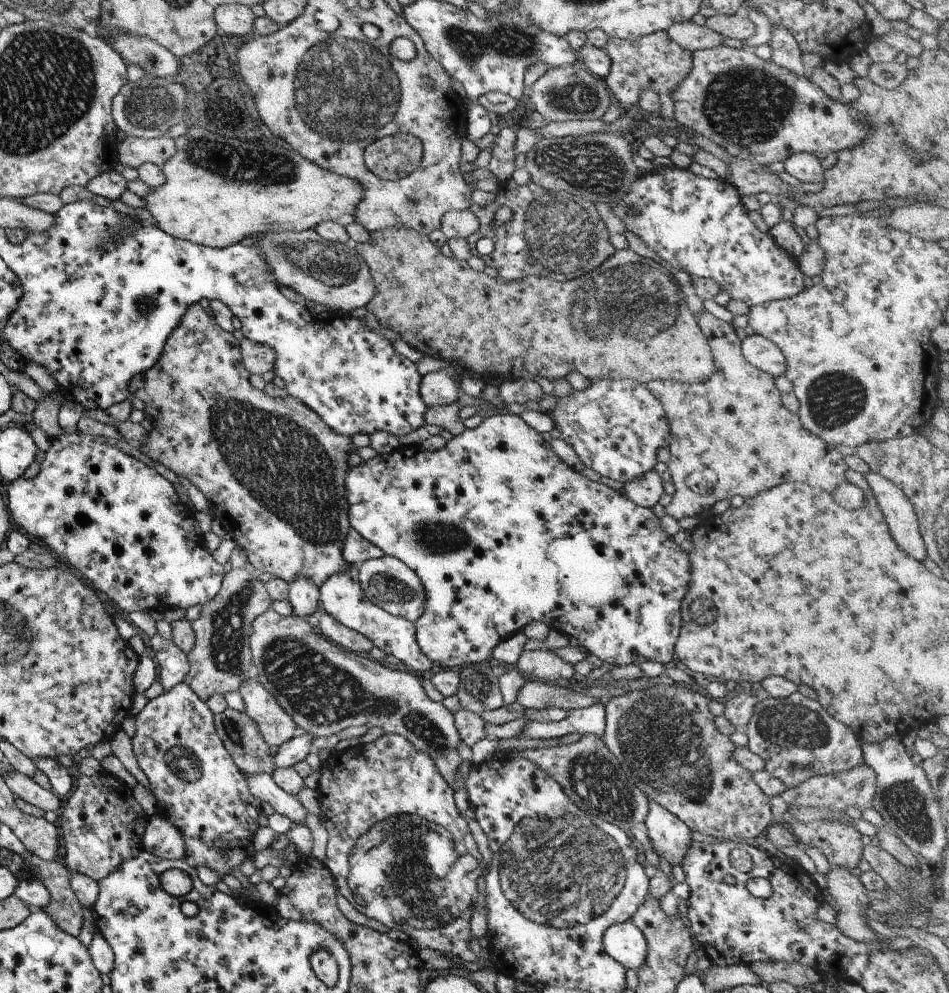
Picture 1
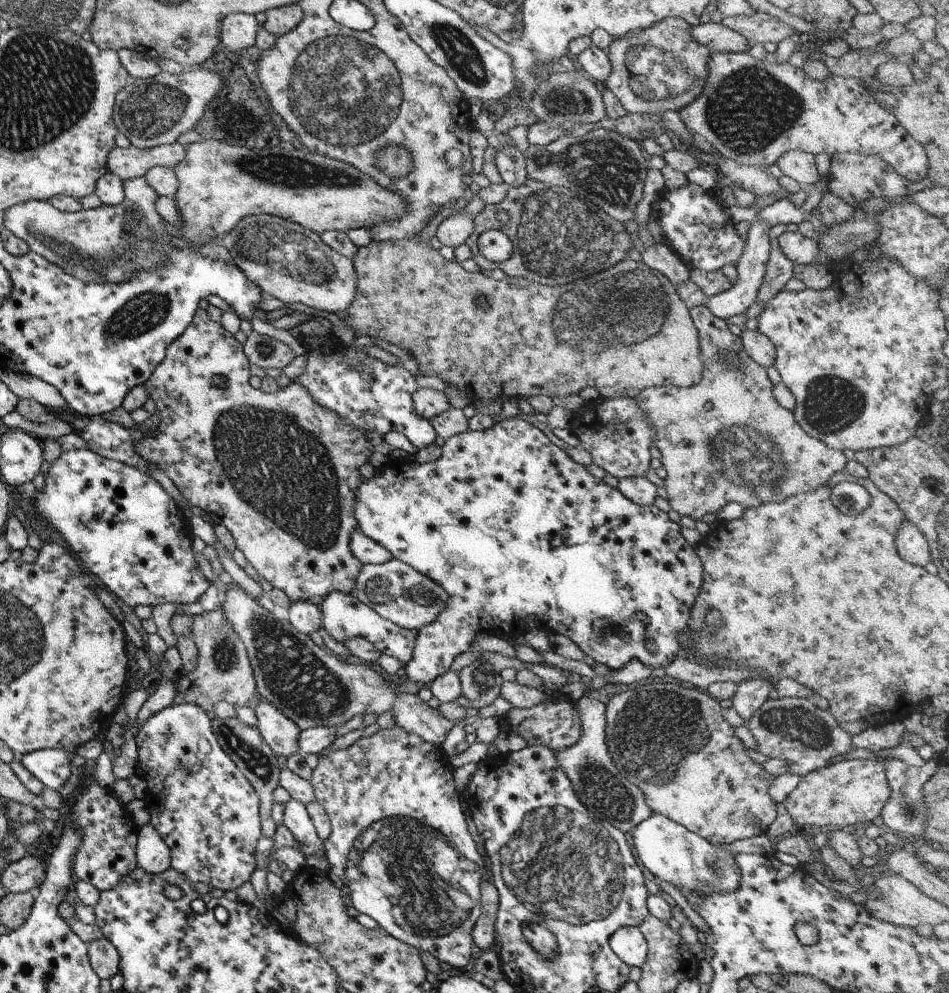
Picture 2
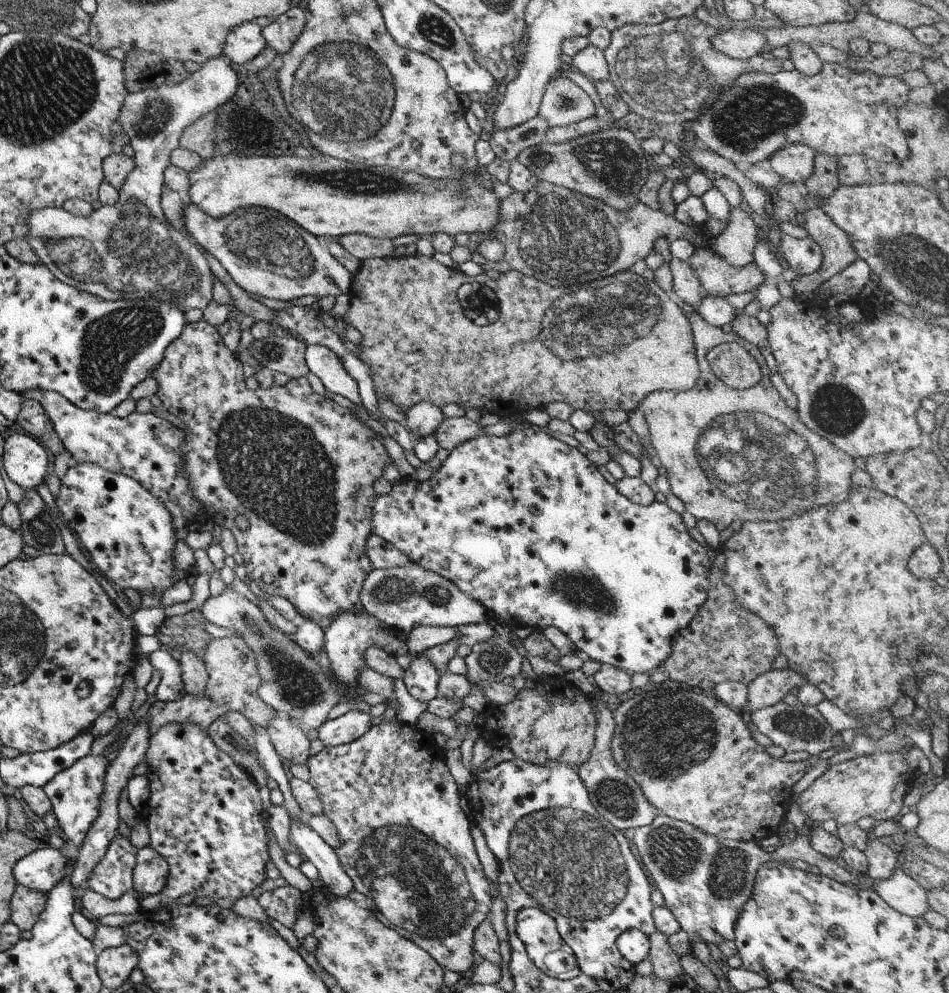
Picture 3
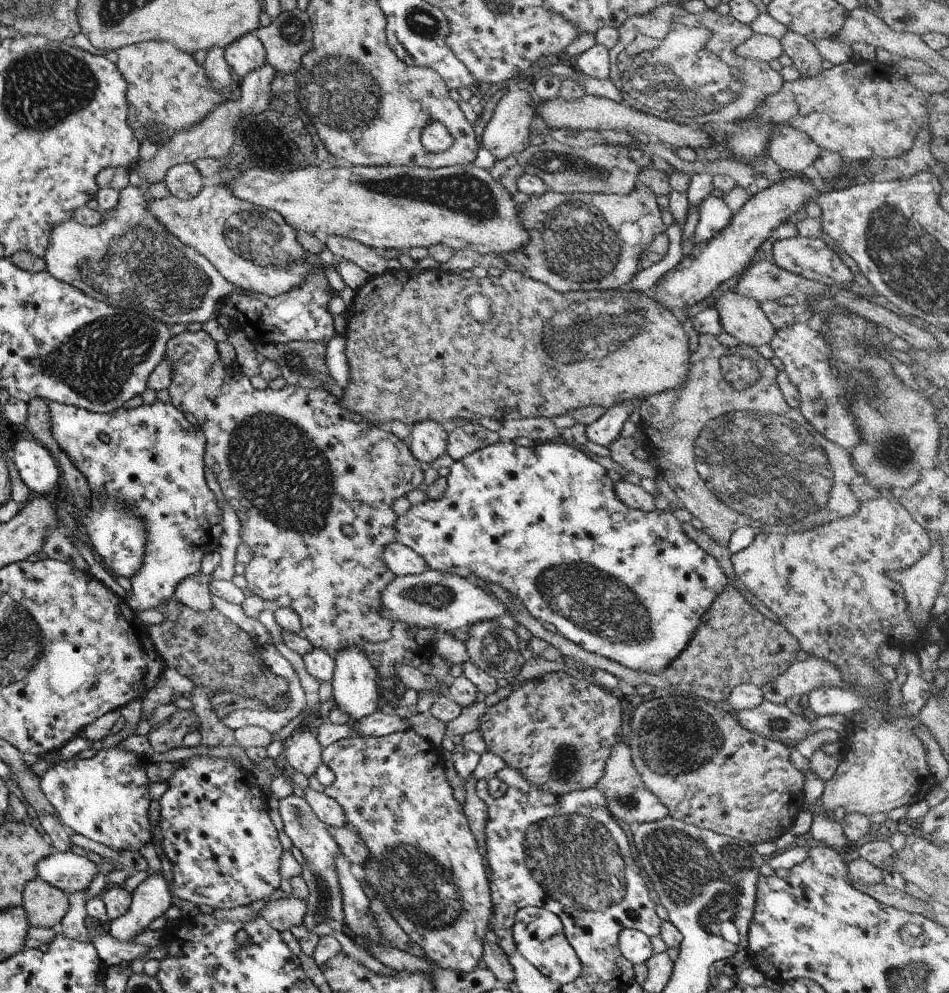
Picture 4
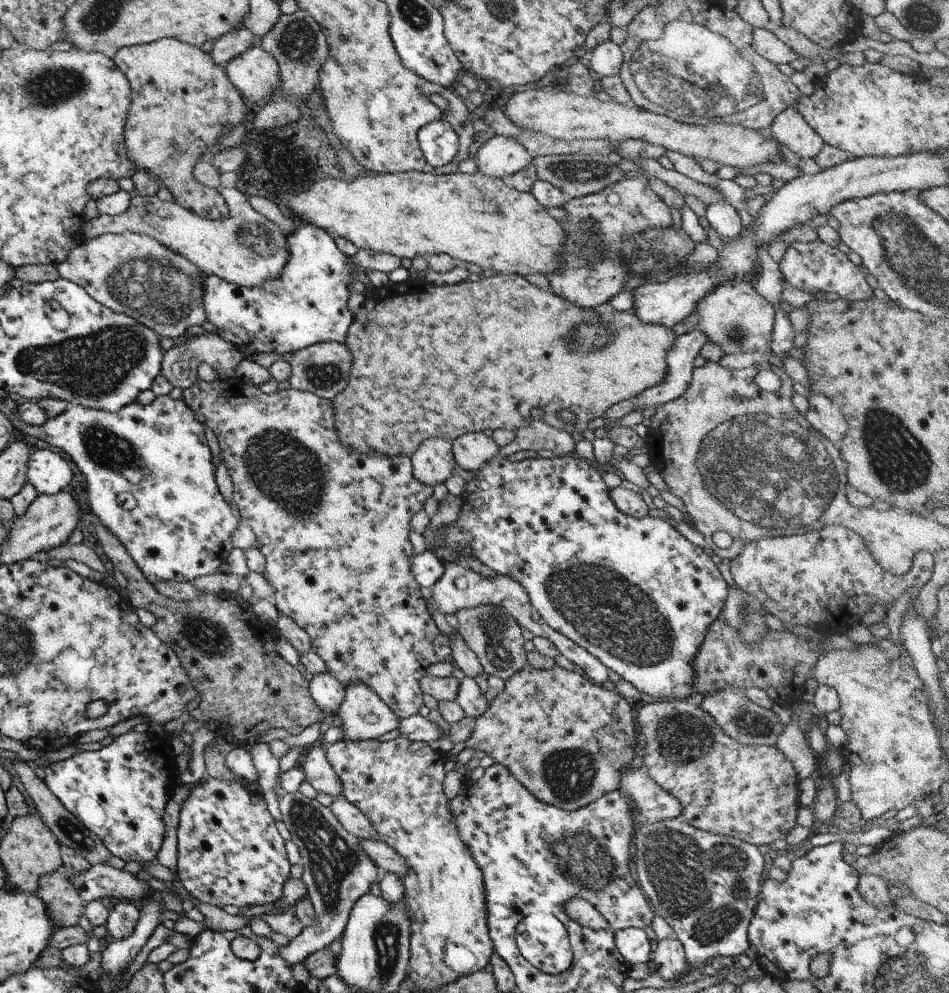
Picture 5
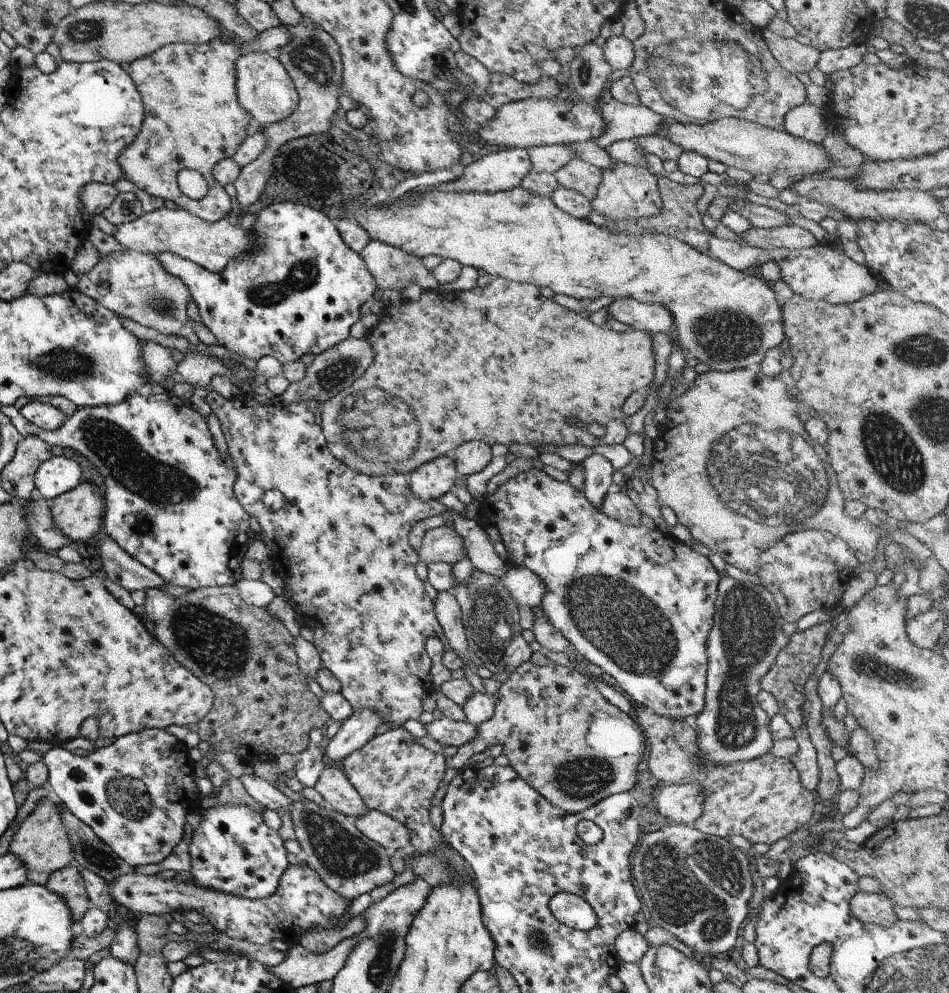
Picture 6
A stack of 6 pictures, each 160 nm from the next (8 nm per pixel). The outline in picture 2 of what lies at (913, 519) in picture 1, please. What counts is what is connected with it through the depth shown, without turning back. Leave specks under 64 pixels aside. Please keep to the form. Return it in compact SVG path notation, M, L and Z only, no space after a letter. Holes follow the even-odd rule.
M909 520L902 523L894 539L897 554L905 562L923 567L931 561L931 552L925 536Z

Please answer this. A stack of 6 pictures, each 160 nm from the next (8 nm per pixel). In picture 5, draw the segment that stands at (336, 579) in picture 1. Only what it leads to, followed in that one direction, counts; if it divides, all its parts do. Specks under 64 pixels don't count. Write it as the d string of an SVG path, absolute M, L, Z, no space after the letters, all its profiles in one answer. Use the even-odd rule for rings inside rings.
M363 682L347 684L343 692L343 702L336 711L341 719L342 741L375 739L399 726L399 718Z

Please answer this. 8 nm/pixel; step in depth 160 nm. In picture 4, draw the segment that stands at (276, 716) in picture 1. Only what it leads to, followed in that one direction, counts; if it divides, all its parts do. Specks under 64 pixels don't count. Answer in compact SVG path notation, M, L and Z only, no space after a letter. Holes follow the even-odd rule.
M303 730L295 731L283 740L283 755L289 766L307 779L314 776L315 769L322 763L321 746L316 734Z

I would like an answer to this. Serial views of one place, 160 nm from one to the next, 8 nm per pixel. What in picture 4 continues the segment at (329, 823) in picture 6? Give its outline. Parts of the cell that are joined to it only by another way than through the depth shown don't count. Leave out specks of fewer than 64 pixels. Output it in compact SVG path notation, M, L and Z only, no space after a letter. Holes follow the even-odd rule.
M293 794L278 800L277 812L282 821L283 833L289 838L291 845L299 850L301 858L305 861L300 873L308 891L305 910L302 914L303 926L319 937L331 935L331 932L344 932L341 894L339 894L335 866L333 866L333 858L340 856L341 852L333 842L331 834L327 834L327 825L317 819L303 797Z

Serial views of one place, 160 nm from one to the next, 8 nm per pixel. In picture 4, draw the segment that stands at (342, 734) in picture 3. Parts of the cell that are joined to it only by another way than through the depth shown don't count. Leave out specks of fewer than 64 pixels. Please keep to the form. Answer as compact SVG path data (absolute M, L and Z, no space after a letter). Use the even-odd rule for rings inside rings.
M379 711L373 712L365 718L359 718L357 722L350 721L350 726L361 737L379 737L409 729L409 724L403 718L399 718L395 714L381 714Z

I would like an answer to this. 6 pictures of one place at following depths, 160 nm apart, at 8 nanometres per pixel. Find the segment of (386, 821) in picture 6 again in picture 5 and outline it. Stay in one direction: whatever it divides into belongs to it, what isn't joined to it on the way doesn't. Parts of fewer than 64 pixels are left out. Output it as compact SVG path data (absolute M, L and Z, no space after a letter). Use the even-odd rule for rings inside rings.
M337 796L333 799L329 810L337 818L337 822L341 824L341 827L352 836L377 840L377 832L373 830L373 826L365 818L365 814L361 814L355 806L343 800L342 797Z

